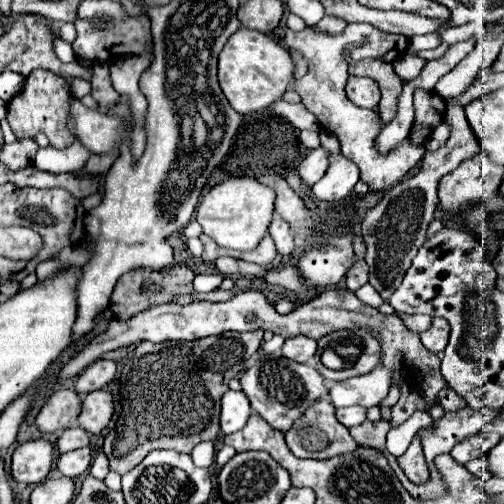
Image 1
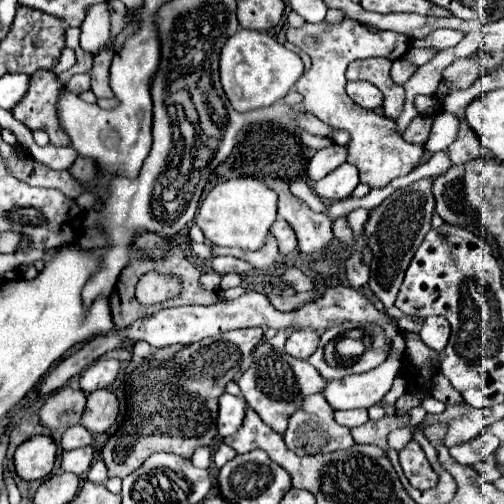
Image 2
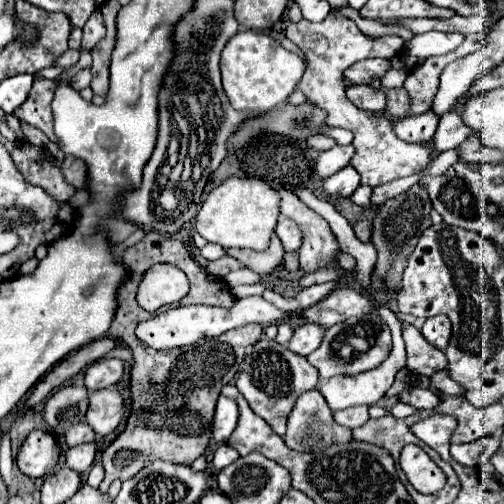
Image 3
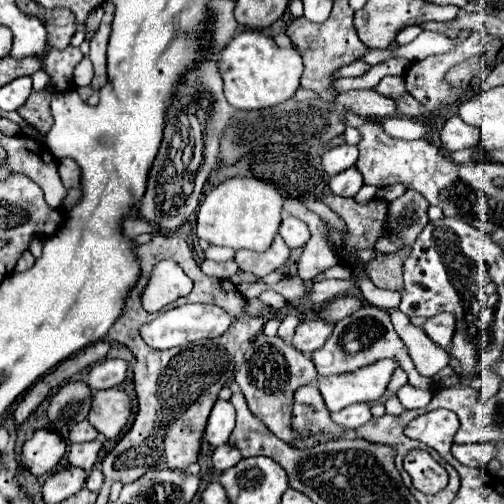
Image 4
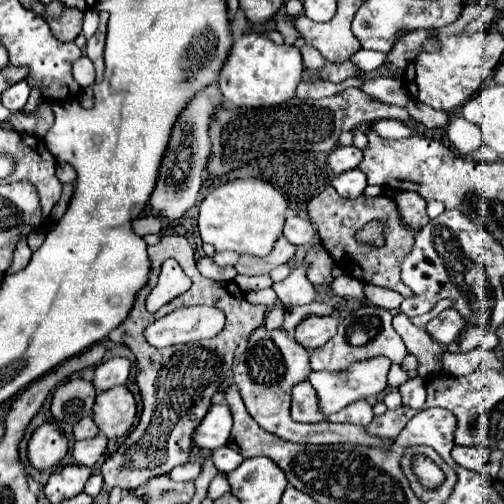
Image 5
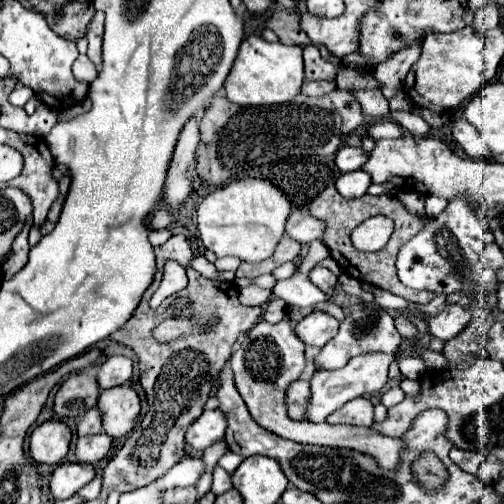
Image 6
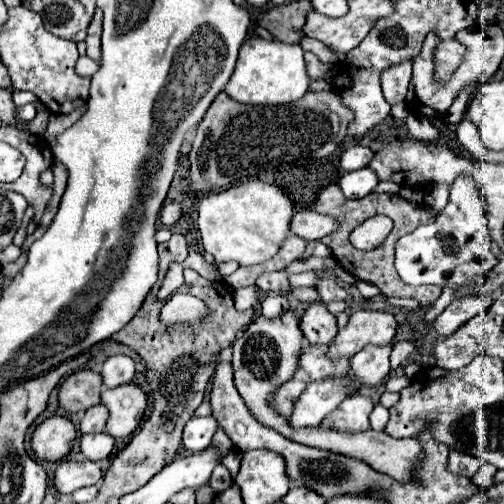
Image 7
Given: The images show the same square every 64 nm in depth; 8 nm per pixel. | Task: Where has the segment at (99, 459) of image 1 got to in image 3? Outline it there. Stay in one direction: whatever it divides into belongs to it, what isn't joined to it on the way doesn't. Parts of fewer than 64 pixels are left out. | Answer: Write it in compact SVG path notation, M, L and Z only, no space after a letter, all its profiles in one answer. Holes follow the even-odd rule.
M96 462L96 464L92 466L92 470L90 470L88 478L86 478L86 484L88 484L88 486L92 486L92 488L98 488L98 486L100 486L100 482L102 482L102 478L104 478L102 462Z

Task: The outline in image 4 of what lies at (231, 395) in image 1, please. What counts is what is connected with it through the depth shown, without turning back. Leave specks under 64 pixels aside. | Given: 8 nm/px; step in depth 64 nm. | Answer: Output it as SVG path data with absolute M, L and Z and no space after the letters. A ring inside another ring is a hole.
M218 400L210 412L202 442L212 448L226 444L234 430L234 416L234 406L226 400Z

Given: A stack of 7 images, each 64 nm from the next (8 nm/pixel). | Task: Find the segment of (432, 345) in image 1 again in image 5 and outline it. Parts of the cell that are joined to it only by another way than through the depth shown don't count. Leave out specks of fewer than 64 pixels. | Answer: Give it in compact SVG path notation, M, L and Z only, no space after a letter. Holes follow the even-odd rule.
M446 308L426 324L426 330L438 344L448 346L460 338L460 332L464 330L464 318L456 312L456 308Z

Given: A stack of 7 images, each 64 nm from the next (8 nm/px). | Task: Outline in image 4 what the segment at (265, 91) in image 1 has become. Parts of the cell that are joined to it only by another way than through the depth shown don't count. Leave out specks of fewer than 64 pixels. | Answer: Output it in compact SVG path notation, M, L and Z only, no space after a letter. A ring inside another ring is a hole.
M246 30L234 36L220 52L220 76L224 80L224 96L236 110L260 110L286 102L294 96L302 76L302 56L296 48L280 48L270 36Z

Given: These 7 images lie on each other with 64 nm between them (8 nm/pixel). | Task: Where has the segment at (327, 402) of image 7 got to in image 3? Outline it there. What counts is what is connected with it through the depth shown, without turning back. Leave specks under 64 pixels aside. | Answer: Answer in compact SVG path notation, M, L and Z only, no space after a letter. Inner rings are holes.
M388 306L378 307L378 314L384 322L390 326L392 334L392 354L390 354L378 368L366 370L366 372L362 372L362 374L356 374L356 376L334 376L334 378L328 378L328 380L320 378L320 382L318 382L318 390L320 390L322 396L326 398L328 406L332 408L332 412L336 412L336 410L344 410L344 408L350 408L350 406L358 406L358 404L366 404L366 406L376 404L376 402L386 394L386 390L392 386L396 372L398 372L400 368L406 366L406 350L402 338L400 321Z

